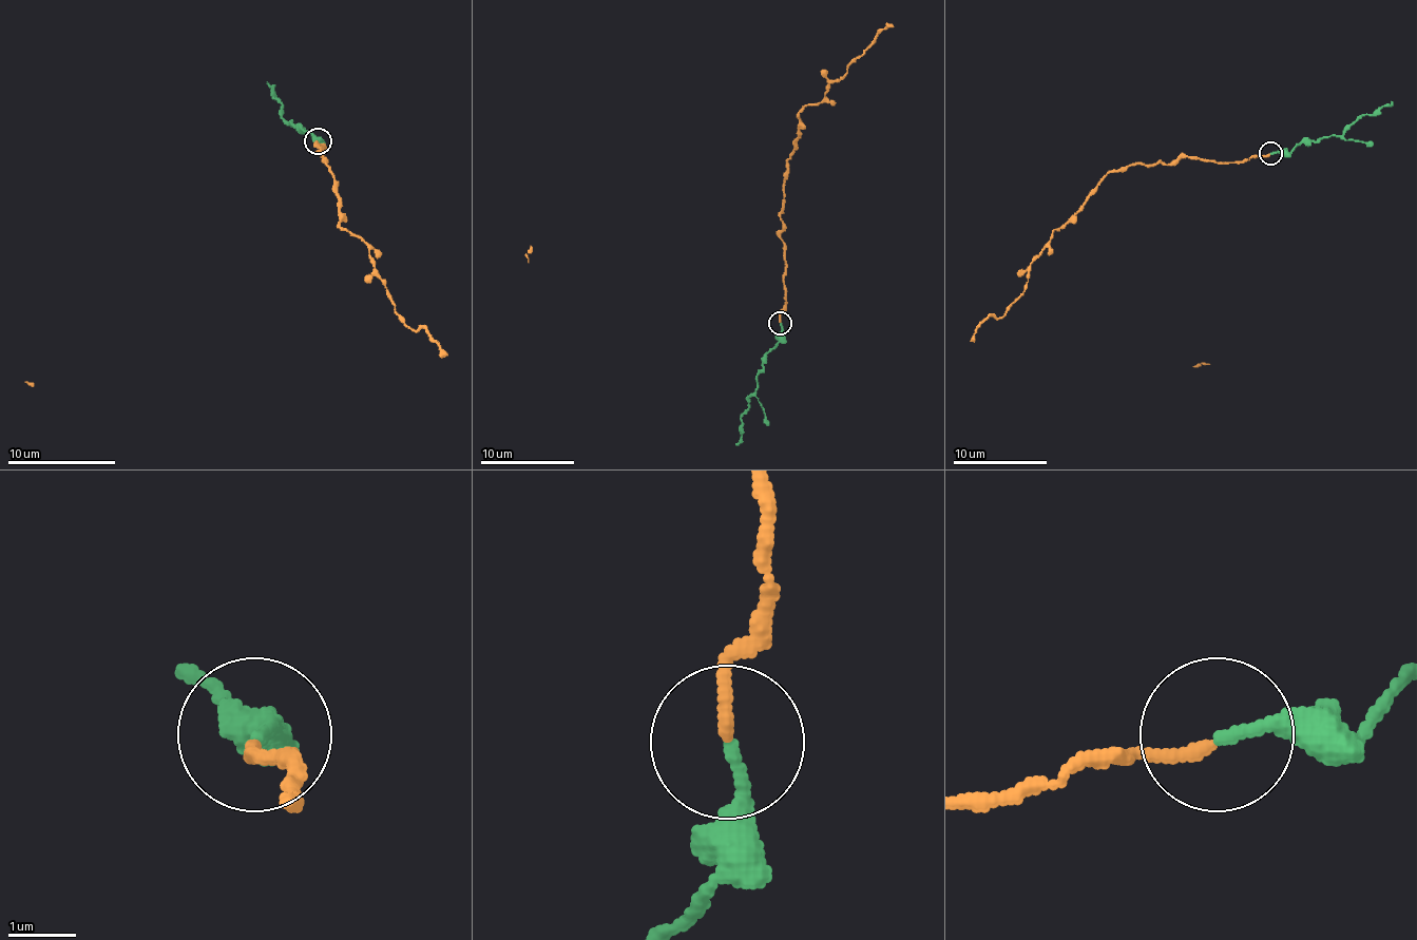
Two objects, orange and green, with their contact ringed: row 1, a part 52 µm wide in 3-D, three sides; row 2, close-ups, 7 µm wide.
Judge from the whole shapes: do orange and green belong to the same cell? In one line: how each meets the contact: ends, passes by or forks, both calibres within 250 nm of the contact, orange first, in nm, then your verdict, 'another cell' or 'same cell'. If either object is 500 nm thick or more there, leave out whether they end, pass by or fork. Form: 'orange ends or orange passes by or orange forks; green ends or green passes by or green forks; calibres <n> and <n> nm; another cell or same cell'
orange ends; green ends; calibres 180 and 170 nm; another cell

